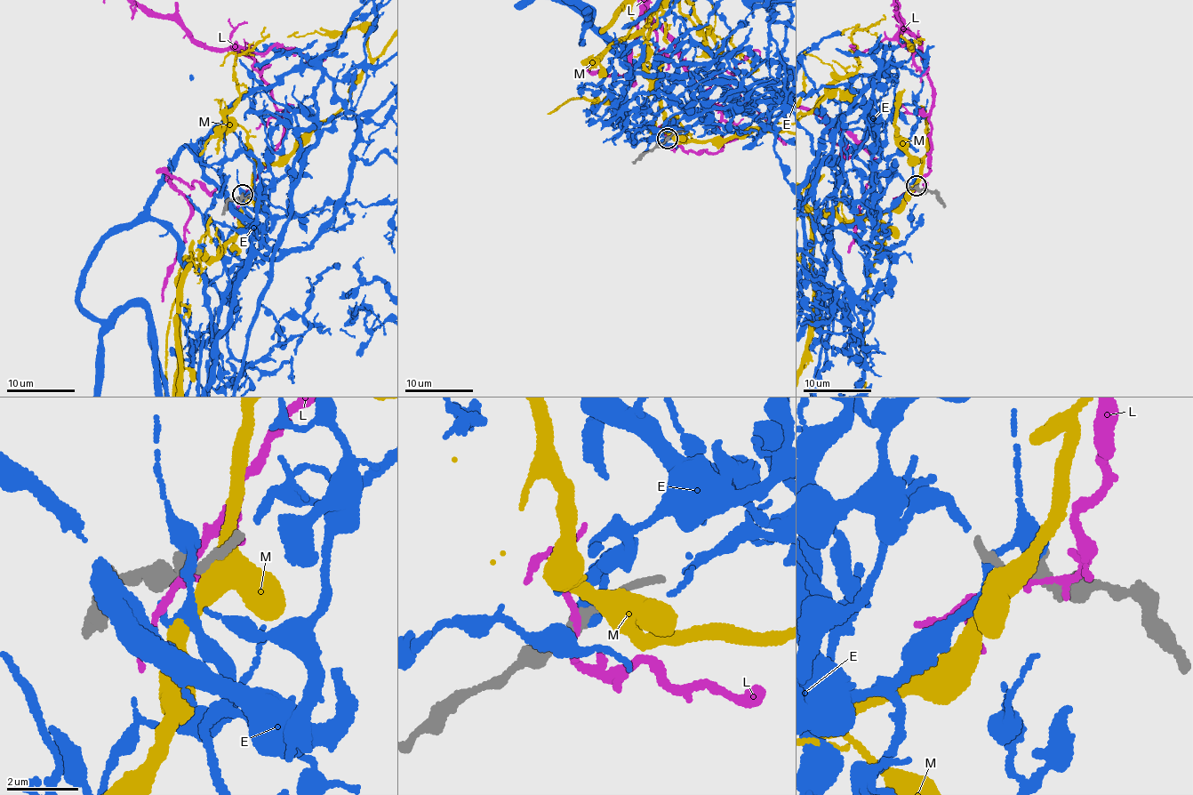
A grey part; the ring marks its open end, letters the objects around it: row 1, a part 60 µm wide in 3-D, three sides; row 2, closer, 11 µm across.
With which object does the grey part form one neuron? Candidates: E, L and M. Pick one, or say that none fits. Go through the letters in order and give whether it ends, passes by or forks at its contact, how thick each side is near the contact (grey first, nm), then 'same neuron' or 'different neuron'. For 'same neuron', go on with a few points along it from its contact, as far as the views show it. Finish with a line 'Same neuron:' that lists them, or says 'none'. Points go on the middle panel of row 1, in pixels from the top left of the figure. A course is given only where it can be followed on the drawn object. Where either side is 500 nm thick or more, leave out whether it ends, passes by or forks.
E: it passes by; calibres 320 and 420 nm; same neuron
L: it passes by; calibres 360 and 190 nm; different neuron
M: calibres 240 and 500 nm; different neuron
Same neuron: E

